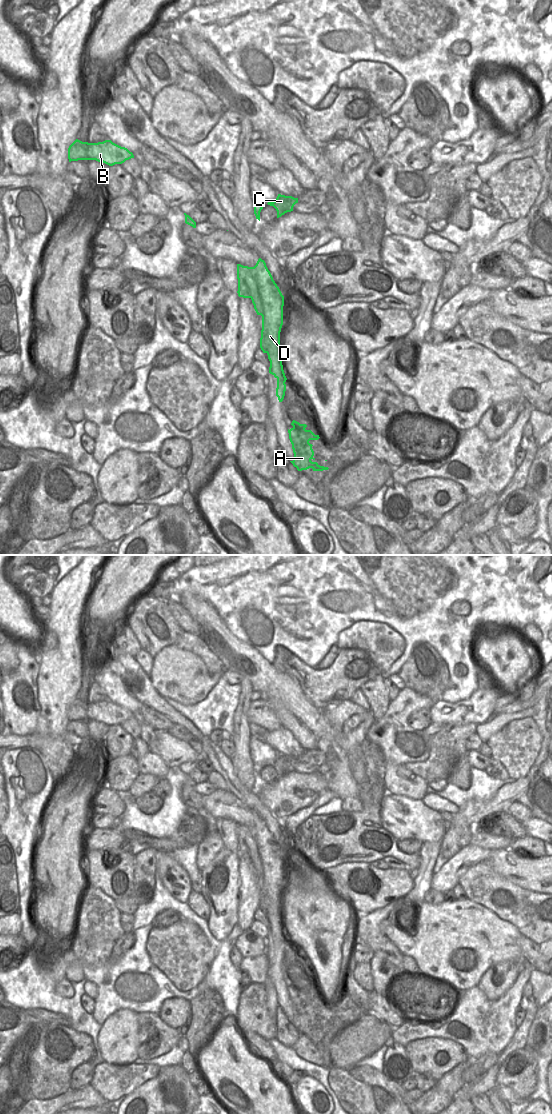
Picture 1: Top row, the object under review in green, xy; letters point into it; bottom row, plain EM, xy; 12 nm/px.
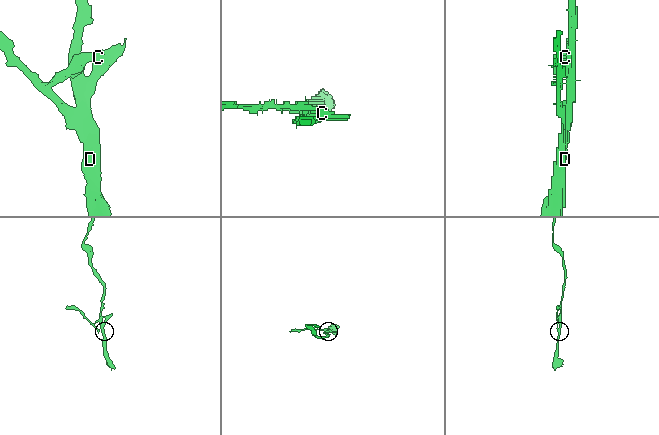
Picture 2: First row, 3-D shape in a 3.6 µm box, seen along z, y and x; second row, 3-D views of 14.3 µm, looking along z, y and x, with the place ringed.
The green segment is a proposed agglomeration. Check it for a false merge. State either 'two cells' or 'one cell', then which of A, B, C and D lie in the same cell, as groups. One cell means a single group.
two cells; groups A D / B C

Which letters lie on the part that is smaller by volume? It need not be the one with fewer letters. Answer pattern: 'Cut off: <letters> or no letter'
Cut off: B, C

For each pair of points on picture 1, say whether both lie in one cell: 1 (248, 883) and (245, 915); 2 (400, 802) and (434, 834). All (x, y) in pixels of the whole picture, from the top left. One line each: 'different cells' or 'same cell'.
1: same cell
2: same cell

